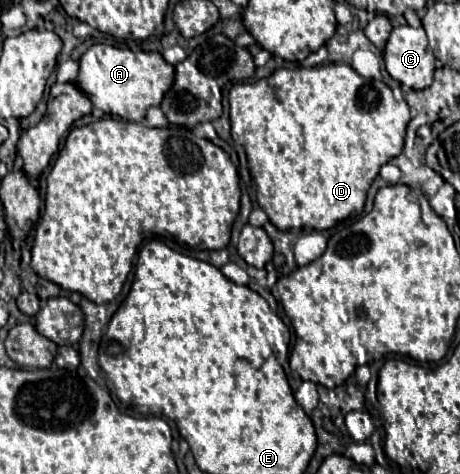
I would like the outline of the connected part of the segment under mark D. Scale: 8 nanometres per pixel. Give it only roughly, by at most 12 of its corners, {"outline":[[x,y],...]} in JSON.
{"outline":[[349,64],[229,92],[279,230],[361,214],[411,110]]}

